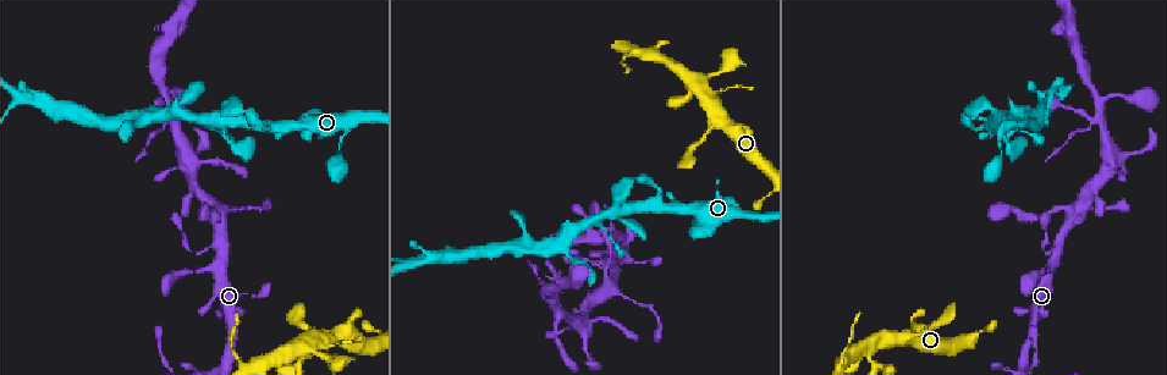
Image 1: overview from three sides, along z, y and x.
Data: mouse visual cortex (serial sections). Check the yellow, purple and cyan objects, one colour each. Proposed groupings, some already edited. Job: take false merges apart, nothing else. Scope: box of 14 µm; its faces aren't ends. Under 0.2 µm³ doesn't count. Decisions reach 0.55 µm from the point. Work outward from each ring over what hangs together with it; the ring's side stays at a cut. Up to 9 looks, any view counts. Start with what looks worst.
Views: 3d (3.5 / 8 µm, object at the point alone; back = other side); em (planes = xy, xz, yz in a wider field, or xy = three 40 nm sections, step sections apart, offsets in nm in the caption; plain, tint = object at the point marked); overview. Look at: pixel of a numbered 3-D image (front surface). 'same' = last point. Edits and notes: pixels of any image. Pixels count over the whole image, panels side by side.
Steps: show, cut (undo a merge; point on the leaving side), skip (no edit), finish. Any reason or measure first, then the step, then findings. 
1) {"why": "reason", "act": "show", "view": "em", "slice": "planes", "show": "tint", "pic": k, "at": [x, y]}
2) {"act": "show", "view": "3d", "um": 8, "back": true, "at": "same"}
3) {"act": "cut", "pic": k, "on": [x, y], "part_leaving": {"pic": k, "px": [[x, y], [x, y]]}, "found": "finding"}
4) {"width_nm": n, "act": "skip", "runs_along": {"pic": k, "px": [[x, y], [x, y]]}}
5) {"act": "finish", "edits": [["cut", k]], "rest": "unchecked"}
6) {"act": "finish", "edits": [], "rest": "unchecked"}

{"why": "sharp bend", "act": "show", "view": "3d", "um": 8, "pic": 1, "at": [700, 75]}

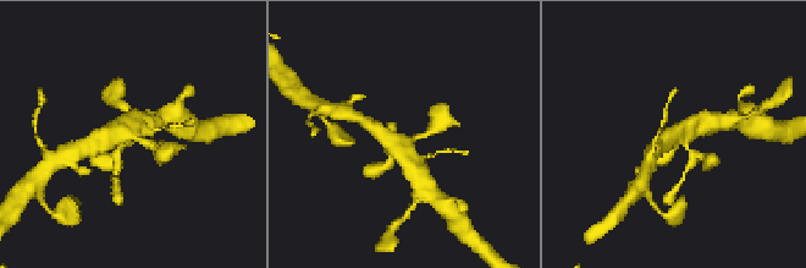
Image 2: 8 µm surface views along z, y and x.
{"act": "show", "view": "3d", "um": 3.5, "pic": 2, "at": [131, 134]}

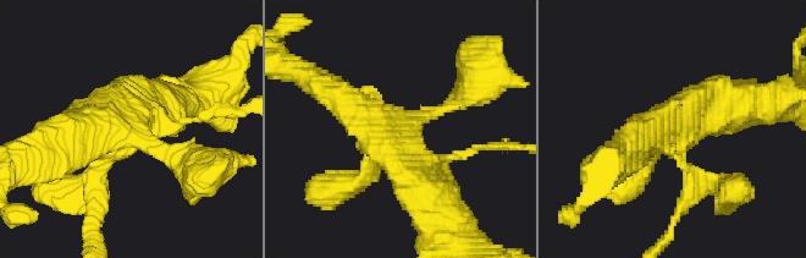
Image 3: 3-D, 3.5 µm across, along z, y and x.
{"arms": 4, "arm_widths_nm": [150, 200, 450, 500], "why": "shape alone is not enough", "act": "show", "view": "em", "slice": "planes", "show": "tint", "pic": 3, "at": [402, 120]}

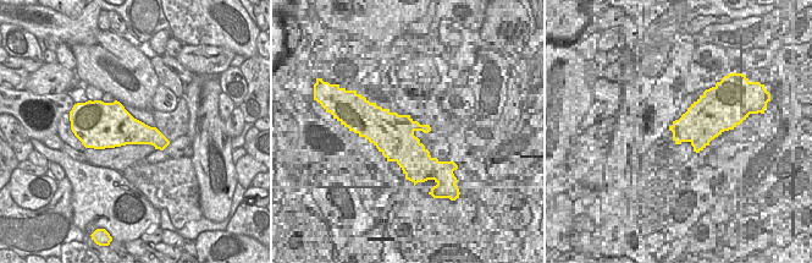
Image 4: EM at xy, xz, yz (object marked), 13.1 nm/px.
{"width_nm": 500, "act": "skip", "runs_along": {"pic": 3, "px": [[419, 193], [404, 146], [318, 87]]}, "found": "continuous, no second cell"}

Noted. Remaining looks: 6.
{"why": "abrupt turn", "act": "show", "view": "3d", "um": 3.5, "pic": 1, "at": [1071, 208]}

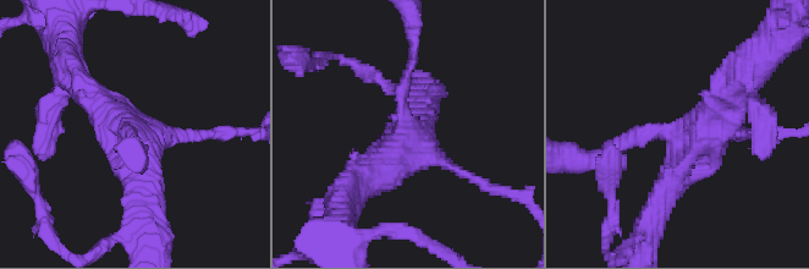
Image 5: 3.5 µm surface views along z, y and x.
{"why": "shape alone is not enough", "act": "show", "view": "em", "slice": "planes", "show": "tint", "pic": 5, "at": [407, 125]}

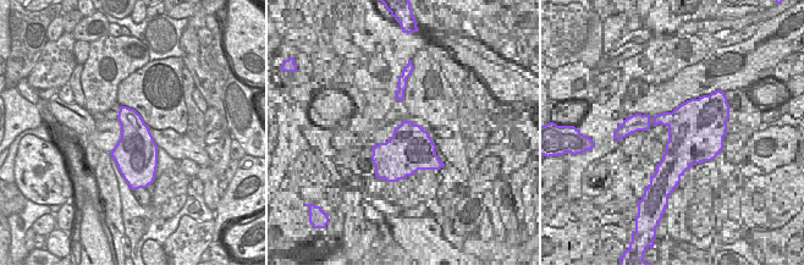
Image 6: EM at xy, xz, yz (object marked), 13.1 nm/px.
{"act": "skip", "runs_along": {"pic": 5, "px": [[653, 220], [681, 164], [733, 92]]}, "found": "one cell here"}

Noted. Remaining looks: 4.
{"why": "thin neck", "act": "show", "view": "3d", "um": 3.5, "pic": 1, "at": [340, 145]}

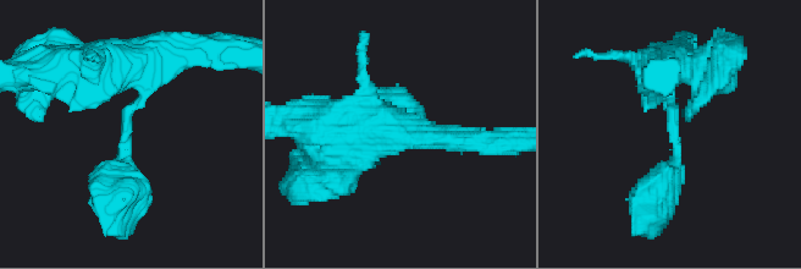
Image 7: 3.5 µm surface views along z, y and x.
{"why": "need the tissue", "act": "show", "view": "em", "slice": "xy", "step": 1, "show": "tint", "pic": 7, "at": [673, 134]}

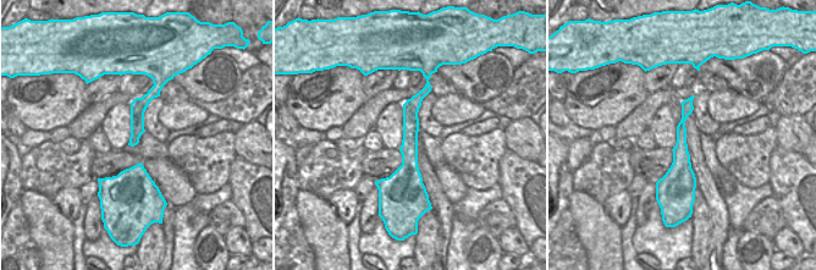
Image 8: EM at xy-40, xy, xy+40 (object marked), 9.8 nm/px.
{"act": "skip", "runs_along": {"pic": 7, "px": [[664, 67], [677, 162], [652, 210]]}, "found": "all the same cell"}

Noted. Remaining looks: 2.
{"why": "sharp bend", "act": "show", "view": "3d", "um": 3.5, "pic": 1, "at": [620, 208]}

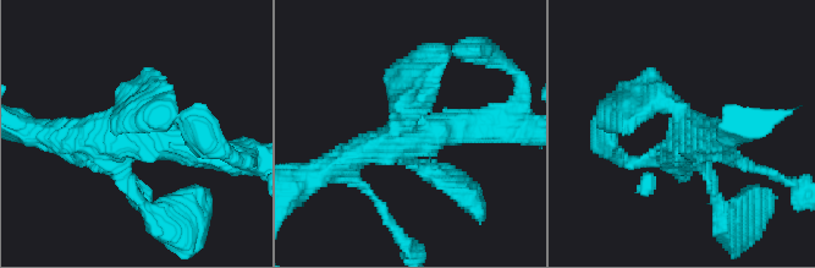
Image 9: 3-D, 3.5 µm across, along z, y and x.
{"why": "now the EM", "act": "show", "view": "em", "slice": "xy", "step": 3, "show": "tint", "pic": 9, "at": [409, 137]}

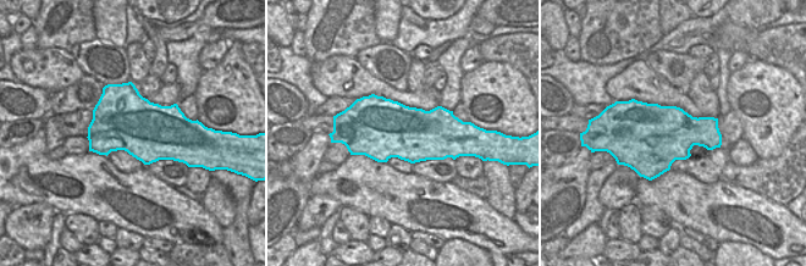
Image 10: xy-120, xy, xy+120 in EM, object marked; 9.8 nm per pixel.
{"act": "skip", "runs_along": {"pic": 9, "px": [[488, 122], [375, 145], [330, 167]]}, "found": "one cell here"}

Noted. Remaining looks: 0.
{"act": "finish", "edits": [], "rest": "unchecked"}

